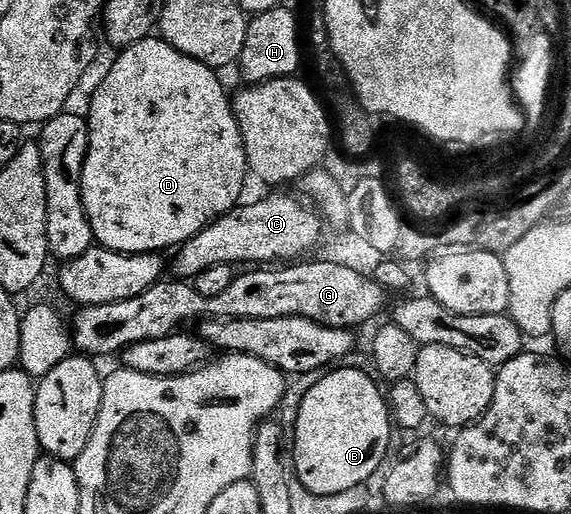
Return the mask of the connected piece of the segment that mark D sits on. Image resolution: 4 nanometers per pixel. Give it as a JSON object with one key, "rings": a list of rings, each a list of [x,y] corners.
{"rings":[[[159,36],[143,38],[137,44],[126,47],[120,54],[123,55],[112,64],[111,71],[100,80],[99,87],[91,98],[91,107],[85,110],[89,144],[81,180],[83,207],[95,233],[95,241],[102,249],[112,250],[118,254],[157,254],[171,249],[174,251],[193,236],[197,236],[197,232],[201,232],[209,223],[217,221],[221,215],[240,205],[242,198],[239,197],[243,194],[243,185],[246,184],[247,178],[249,179],[247,153],[241,128],[235,119],[232,99],[229,94],[227,98],[227,90],[212,67],[177,52],[177,48],[173,48]]]}

